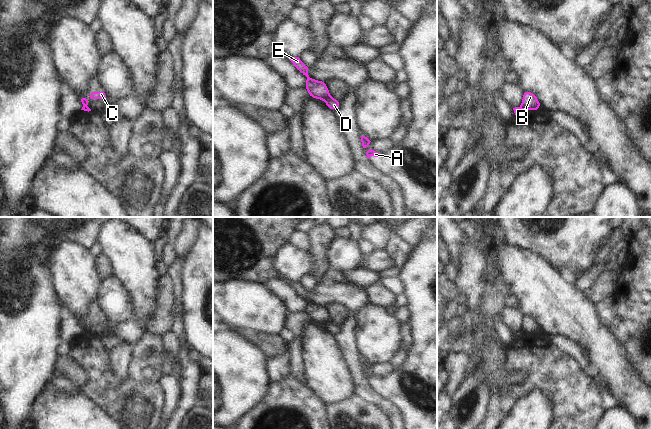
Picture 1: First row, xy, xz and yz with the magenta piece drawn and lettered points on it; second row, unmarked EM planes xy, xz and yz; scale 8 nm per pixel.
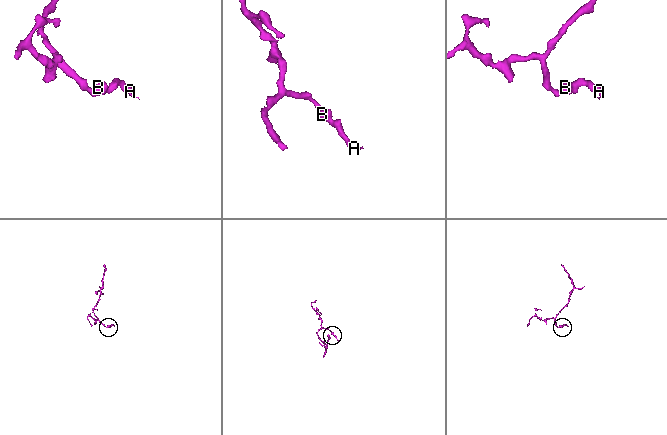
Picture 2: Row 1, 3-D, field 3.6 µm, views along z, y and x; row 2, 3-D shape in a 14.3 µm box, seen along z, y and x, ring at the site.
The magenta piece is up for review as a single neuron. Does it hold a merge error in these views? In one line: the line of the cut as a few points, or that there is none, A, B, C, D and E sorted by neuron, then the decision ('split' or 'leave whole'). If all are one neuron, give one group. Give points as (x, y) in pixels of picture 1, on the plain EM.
cut in yz along (522, 329), (525, 332); A B C D / E; split

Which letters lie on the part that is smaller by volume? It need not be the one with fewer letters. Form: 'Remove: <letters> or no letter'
Remove: A, B, C, D

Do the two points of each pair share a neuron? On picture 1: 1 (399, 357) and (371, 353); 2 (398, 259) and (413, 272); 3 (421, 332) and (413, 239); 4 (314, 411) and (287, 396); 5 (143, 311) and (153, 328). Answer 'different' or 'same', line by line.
1: different
2: different
3: different
4: same
5: different

